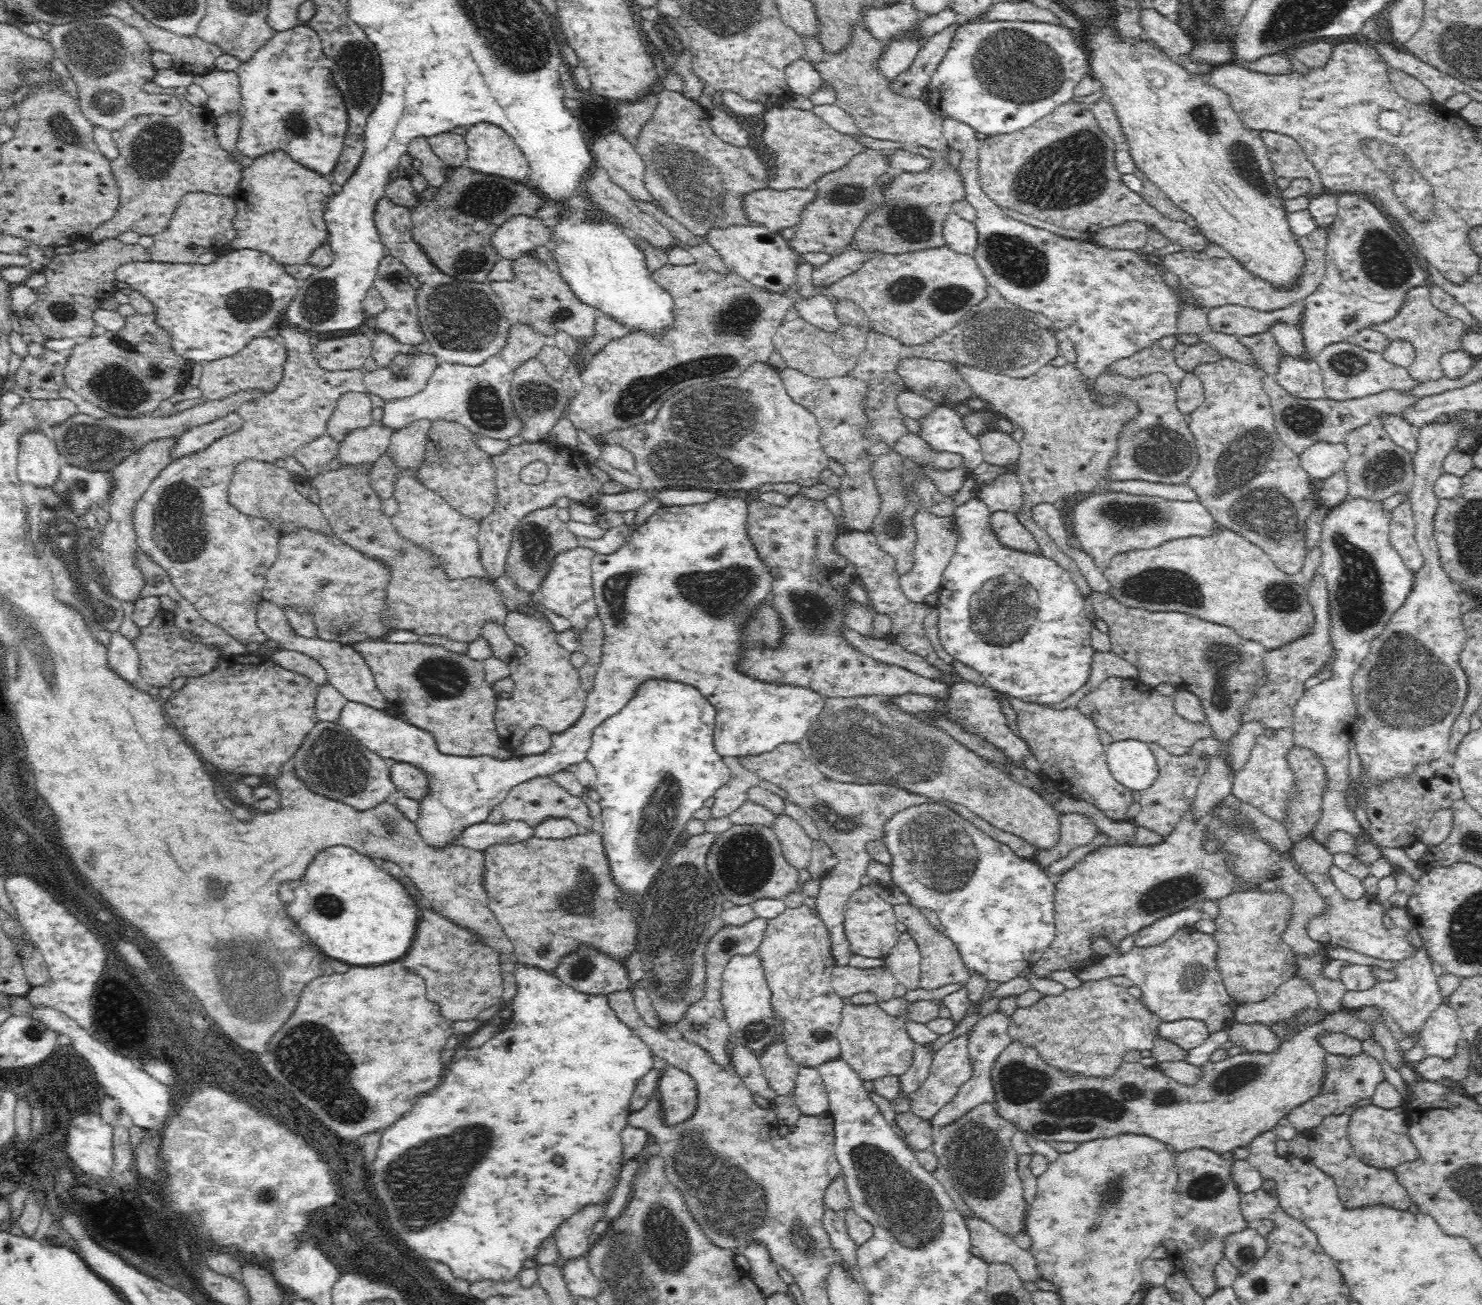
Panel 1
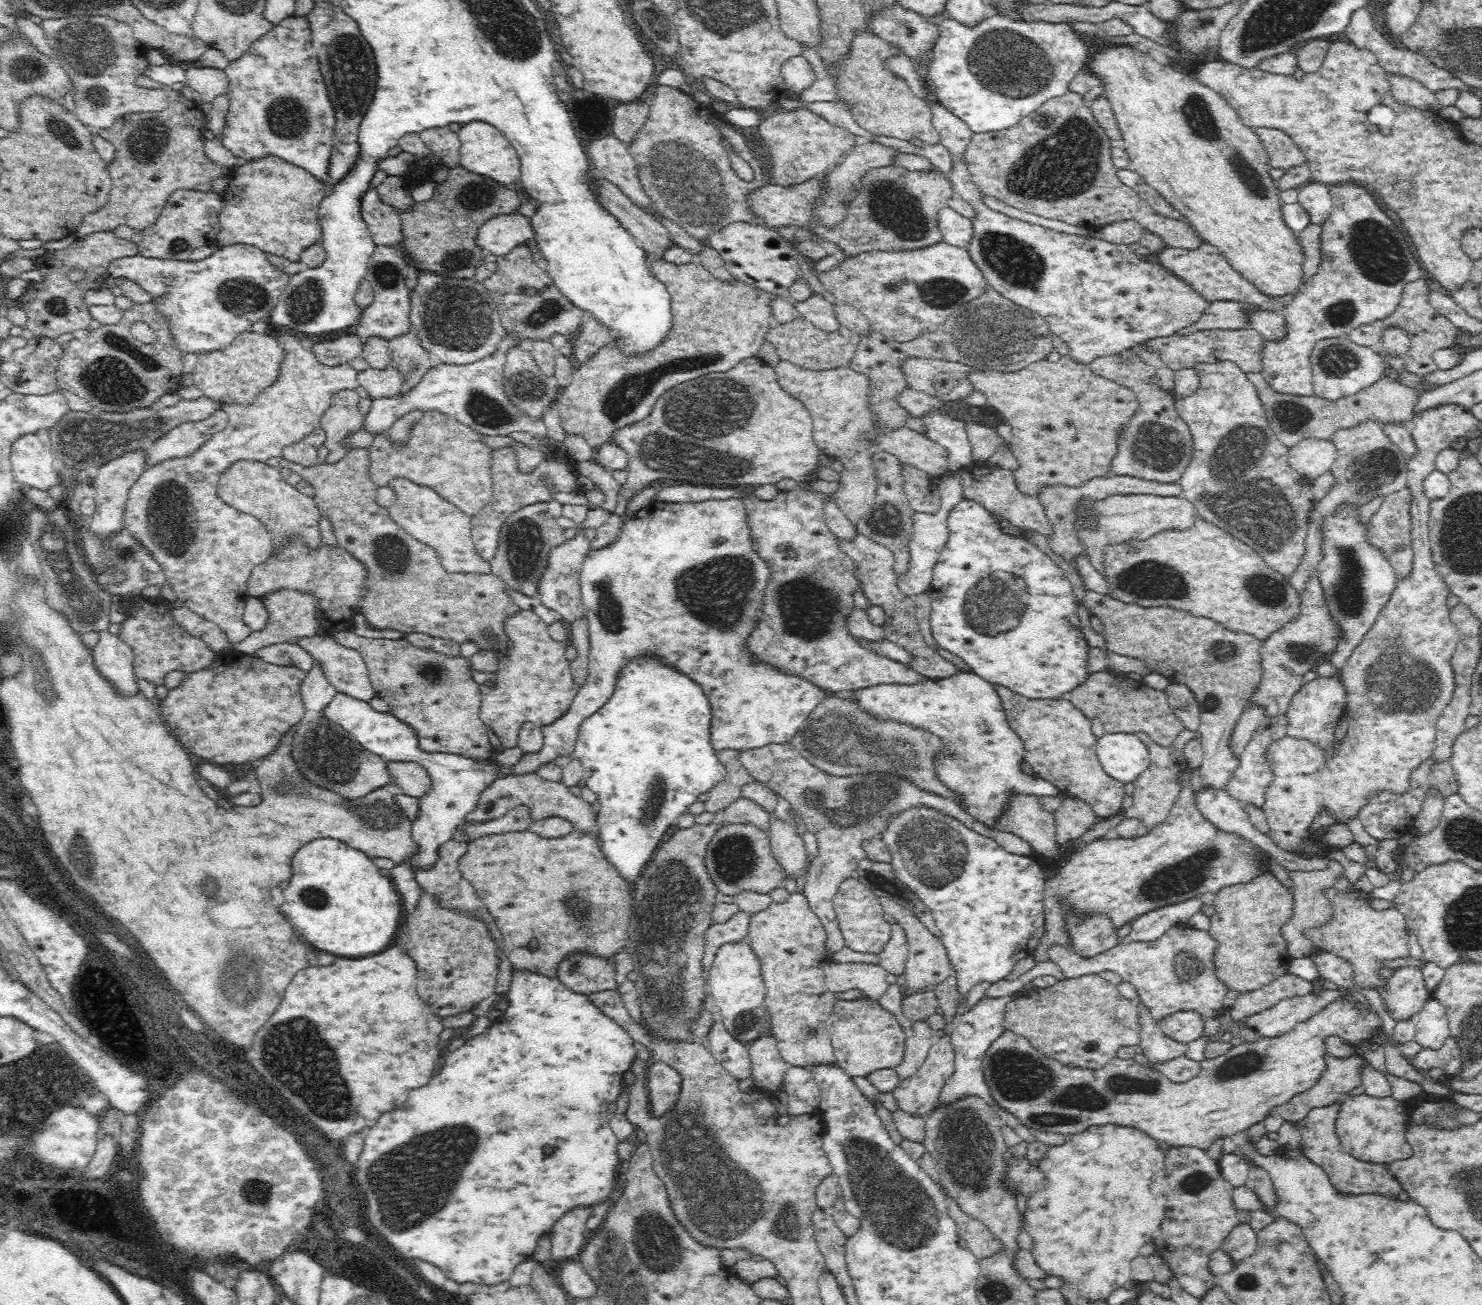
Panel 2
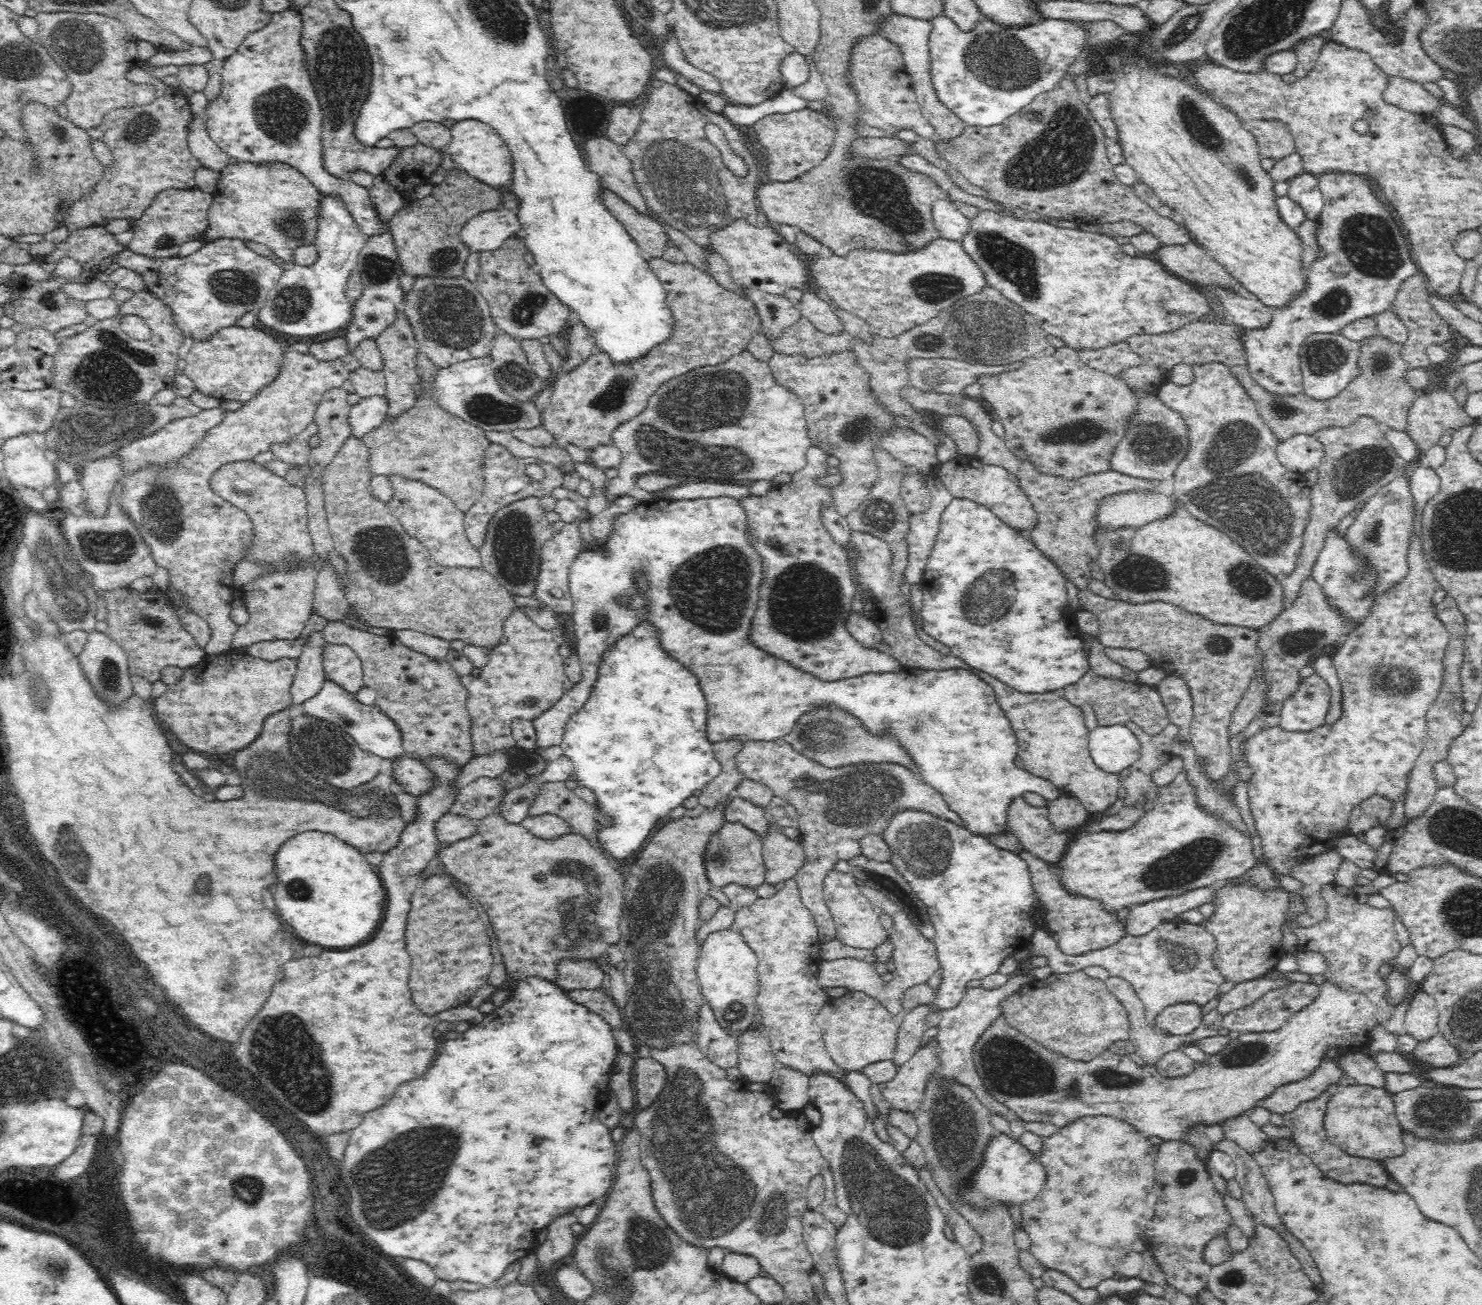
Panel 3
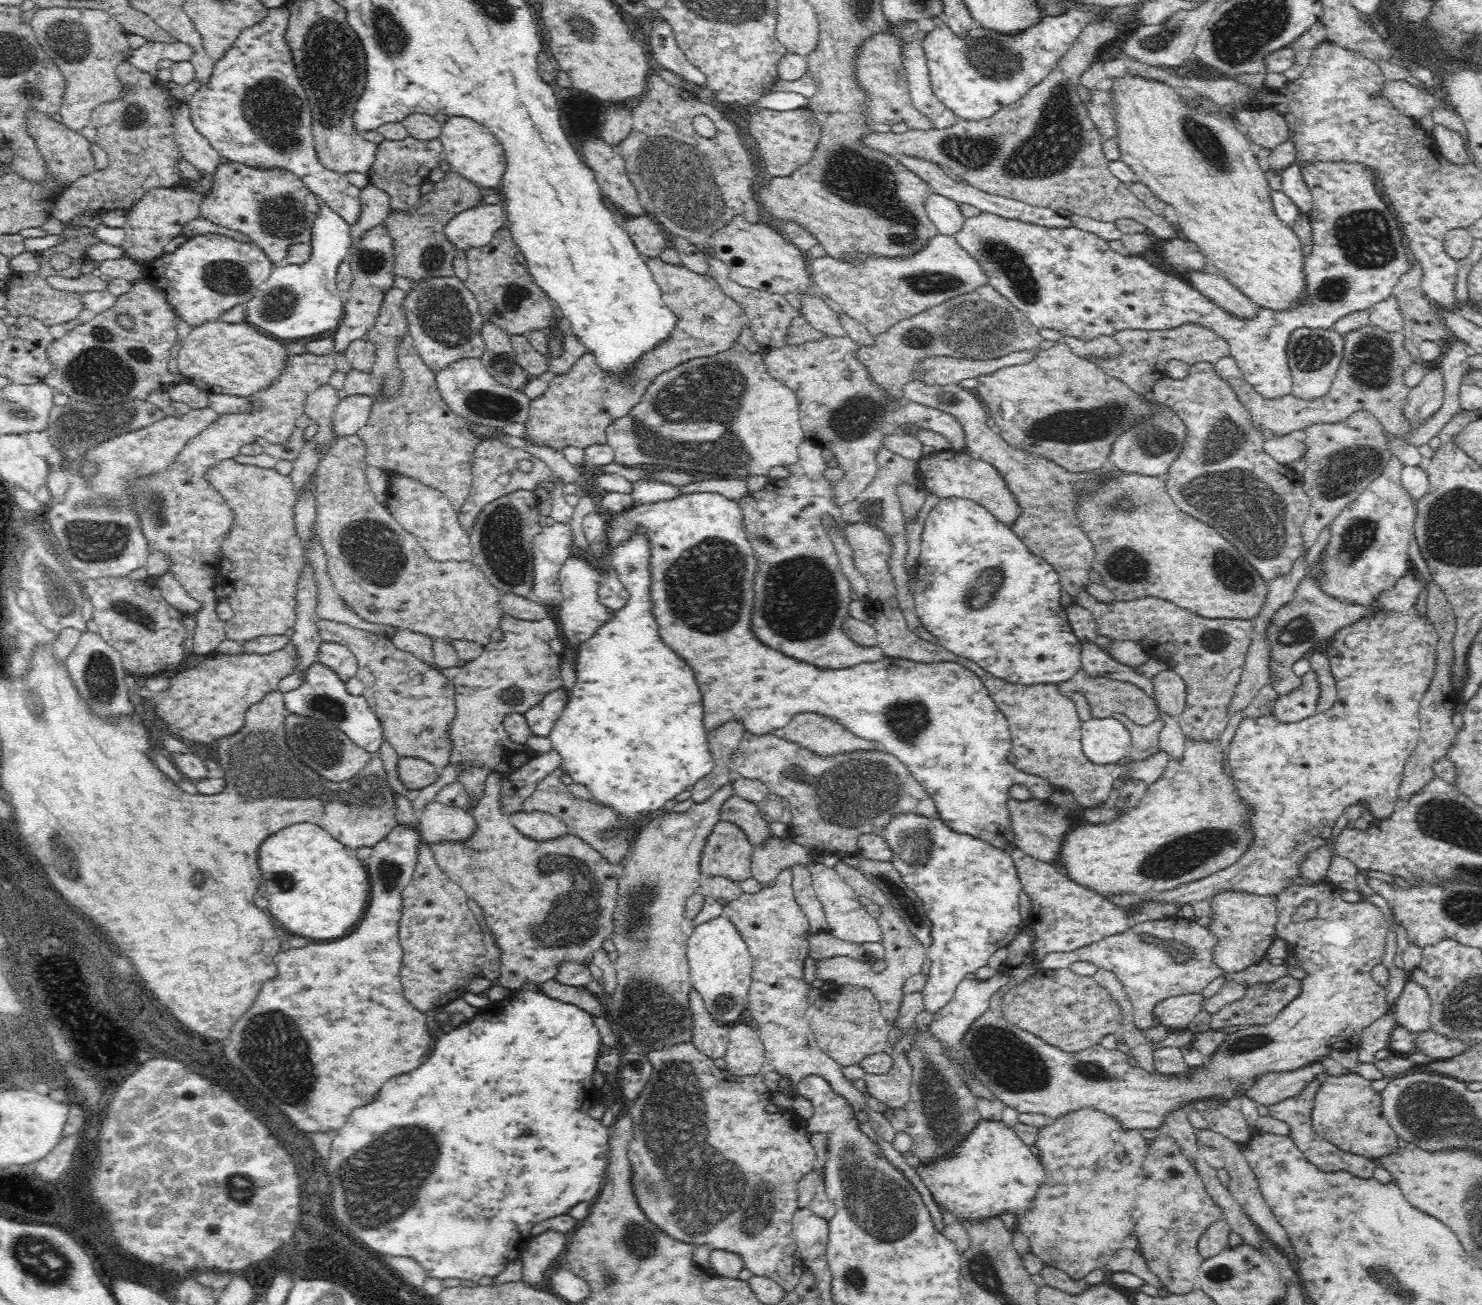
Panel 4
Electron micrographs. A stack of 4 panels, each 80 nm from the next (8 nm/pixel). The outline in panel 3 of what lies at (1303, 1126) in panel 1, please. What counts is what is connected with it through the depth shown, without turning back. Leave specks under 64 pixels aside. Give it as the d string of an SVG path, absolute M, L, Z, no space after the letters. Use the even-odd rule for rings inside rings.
M1327 1056L1305 1077L1274 1087L1271 1093L1259 1100L1259 1105L1272 1113L1284 1114L1284 1111L1293 1109L1303 1100L1328 1094L1331 1085L1339 1084L1342 1076L1344 1076L1342 1068Z

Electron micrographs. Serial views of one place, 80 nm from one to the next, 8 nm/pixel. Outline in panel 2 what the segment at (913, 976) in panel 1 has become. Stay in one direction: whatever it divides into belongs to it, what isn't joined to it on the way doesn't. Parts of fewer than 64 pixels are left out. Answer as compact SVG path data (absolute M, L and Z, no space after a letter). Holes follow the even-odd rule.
M893 919L889 921L890 939L884 944L882 950L878 953L879 965L884 970L900 975L905 967L905 956L907 955L906 935L902 927Z

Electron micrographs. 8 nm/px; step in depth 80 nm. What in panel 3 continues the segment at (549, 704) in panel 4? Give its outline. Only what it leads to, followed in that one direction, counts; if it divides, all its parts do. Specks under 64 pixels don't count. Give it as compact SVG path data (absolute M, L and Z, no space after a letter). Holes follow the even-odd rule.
M715 496L715 497L700 497L690 500L674 500L670 498L660 499L657 501L641 502L635 506L628 514L620 514L614 518L612 522L612 532L607 542L607 547L598 551L584 550L581 552L568 567L567 572L567 585L569 595L571 596L571 613L568 614L568 623L570 624L570 638L569 643L573 648L573 655L576 655L576 659L581 664L581 676L582 682L574 685L570 690L564 691L550 706L546 708L544 712L540 712L534 720L531 720L534 725L536 735L536 748L538 750L547 750L552 746L560 747L560 740L562 740L562 730L564 730L564 724L569 718L570 714L573 714L578 707L581 706L583 700L587 697L587 692L592 686L590 678L592 678L592 670L596 667L597 658L600 653L605 649L606 644L610 642L609 639L622 635L629 627L636 624L637 618L647 618L648 621L654 622L658 632L660 632L661 646L666 648L666 651L674 656L679 662L684 662L691 672L697 677L698 683L702 686L703 695L706 696L708 720L706 722L706 734L712 741L719 741L724 738L736 737L736 739L754 739L754 740L772 740L775 738L782 738L787 732L792 730L792 727L800 716L817 710L817 709L835 709L847 713L849 717L853 718L861 728L873 737L890 737L897 746L902 749L912 762L912 768L919 775L919 779L928 787L932 788L940 798L943 798L945 805L948 807L949 812L953 813L953 817L957 818L956 823L967 830L973 838L987 840L990 836L1010 836L1012 831L1007 823L1007 812L1009 809L1010 801L1013 798L1022 796L1024 793L1034 793L1044 798L1044 800L1052 800L1059 796L1059 792L1056 786L1053 786L1048 780L1040 778L1039 776L1030 774L1022 769L1016 759L1017 740L1013 733L1012 727L1009 721L1006 719L1005 713L1001 710L995 699L995 693L993 689L976 674L973 674L972 670L964 669L963 667L946 668L946 670L929 670L928 668L916 668L913 666L901 666L899 671L868 671L866 674L861 675L848 675L840 679L822 679L806 670L801 670L799 667L789 664L786 660L769 654L766 650L762 650L760 646L757 646L754 642L751 642L751 622L754 612L756 612L756 602L758 602L759 594L758 587L761 579L761 572L763 562L761 556L757 553L757 550L749 542L749 534L746 526L746 516L743 506L738 500L734 500L728 496ZM642 569L648 577L648 592L643 595L643 598L637 600L636 596L633 596L634 592L631 588L631 580L629 574L632 574L632 570ZM616 596L628 596L630 598L630 604L623 606L616 601Z

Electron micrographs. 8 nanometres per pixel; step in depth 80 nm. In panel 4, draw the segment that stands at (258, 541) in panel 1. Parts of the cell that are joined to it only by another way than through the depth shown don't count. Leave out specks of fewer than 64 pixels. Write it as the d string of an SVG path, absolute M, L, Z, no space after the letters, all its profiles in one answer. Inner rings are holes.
M307 351L300 355L292 355L289 357L288 364L284 370L277 376L275 381L265 388L252 395L252 401L256 405L254 412L223 414L218 415L214 422L205 426L200 432L193 436L182 447L182 450L176 454L174 462L159 473L149 476L148 479L138 479L132 482L130 492L134 499L134 507L138 513L140 526L144 536L147 538L147 544L151 551L166 551L172 564L170 564L169 572L174 578L186 589L186 592L194 599L198 599L202 603L202 608L194 614L195 632L188 634L188 647L200 658L209 654L213 654L220 643L226 639L225 621L220 620L213 611L213 606L217 600L214 593L214 582L212 566L220 564L221 554L219 554L220 532L226 530L228 520L231 520L231 512L228 505L224 502L219 492L208 482L205 472L220 460L230 460L232 456L238 456L240 448L244 444L254 444L254 442L265 441L273 444L283 444L290 438L291 430L294 429L294 421L296 416L303 412L303 404L305 403L305 394L316 389L320 384L330 382L330 376L337 372L334 354L318 355Z

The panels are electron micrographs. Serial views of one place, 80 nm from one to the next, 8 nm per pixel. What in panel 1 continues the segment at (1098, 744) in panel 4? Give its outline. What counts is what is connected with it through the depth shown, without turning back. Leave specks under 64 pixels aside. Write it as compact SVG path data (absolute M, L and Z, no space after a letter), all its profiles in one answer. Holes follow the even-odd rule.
M1114 739L1103 746L1107 767L1113 778L1137 792L1148 788L1157 775L1155 756L1146 742L1140 739Z

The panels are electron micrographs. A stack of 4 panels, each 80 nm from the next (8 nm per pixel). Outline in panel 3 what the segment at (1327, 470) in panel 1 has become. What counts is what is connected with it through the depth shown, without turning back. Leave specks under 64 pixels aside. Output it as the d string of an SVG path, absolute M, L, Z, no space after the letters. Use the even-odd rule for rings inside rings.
M1295 434L1287 439L1274 439L1273 449L1276 459L1284 468L1302 475L1321 464L1323 452L1321 444L1313 435Z

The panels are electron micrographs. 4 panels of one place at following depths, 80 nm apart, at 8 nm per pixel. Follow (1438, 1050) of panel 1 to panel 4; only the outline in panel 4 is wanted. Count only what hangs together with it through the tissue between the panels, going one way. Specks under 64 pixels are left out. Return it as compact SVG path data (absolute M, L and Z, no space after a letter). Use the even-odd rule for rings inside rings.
M1410 975L1406 978L1402 992L1394 1000L1392 1011L1398 1024L1410 1032L1424 1032L1431 1030L1430 1022L1432 1004L1427 990L1420 986Z

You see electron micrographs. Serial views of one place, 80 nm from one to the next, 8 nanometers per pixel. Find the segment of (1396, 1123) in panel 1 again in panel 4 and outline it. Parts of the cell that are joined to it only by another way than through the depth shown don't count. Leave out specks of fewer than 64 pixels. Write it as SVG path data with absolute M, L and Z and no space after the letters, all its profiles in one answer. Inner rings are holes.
M1360 1073L1323 1074L1315 1088L1309 1112L1310 1126L1322 1139L1346 1152L1372 1161L1394 1152L1400 1140L1383 1120L1379 1111L1379 1096L1371 1081Z

